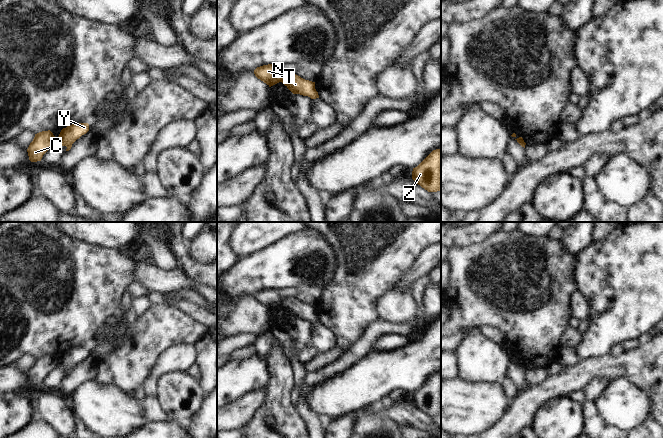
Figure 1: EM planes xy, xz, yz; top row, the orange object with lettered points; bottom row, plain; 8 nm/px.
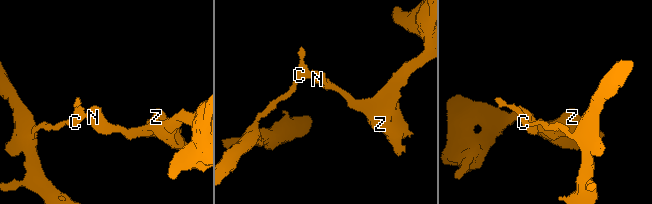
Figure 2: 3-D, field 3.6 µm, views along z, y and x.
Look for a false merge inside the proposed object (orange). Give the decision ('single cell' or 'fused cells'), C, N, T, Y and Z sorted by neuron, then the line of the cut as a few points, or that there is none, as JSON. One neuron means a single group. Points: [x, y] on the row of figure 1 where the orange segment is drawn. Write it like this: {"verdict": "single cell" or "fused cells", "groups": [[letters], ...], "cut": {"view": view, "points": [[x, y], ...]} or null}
{"verdict": "fused cells", "groups": [["C", "T"], ["N", "Y", "Z"]], "cut": {"view": "xz", "points": [[280, 75], [281, 81]]}}

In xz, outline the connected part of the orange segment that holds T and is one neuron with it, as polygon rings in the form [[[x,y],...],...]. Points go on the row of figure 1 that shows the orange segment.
[[[268,64],[257,67],[254,70],[255,76],[266,83],[269,87],[281,82],[281,75],[275,64]]]

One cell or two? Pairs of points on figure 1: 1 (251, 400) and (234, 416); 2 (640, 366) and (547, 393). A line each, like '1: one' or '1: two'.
1: one
2: one

